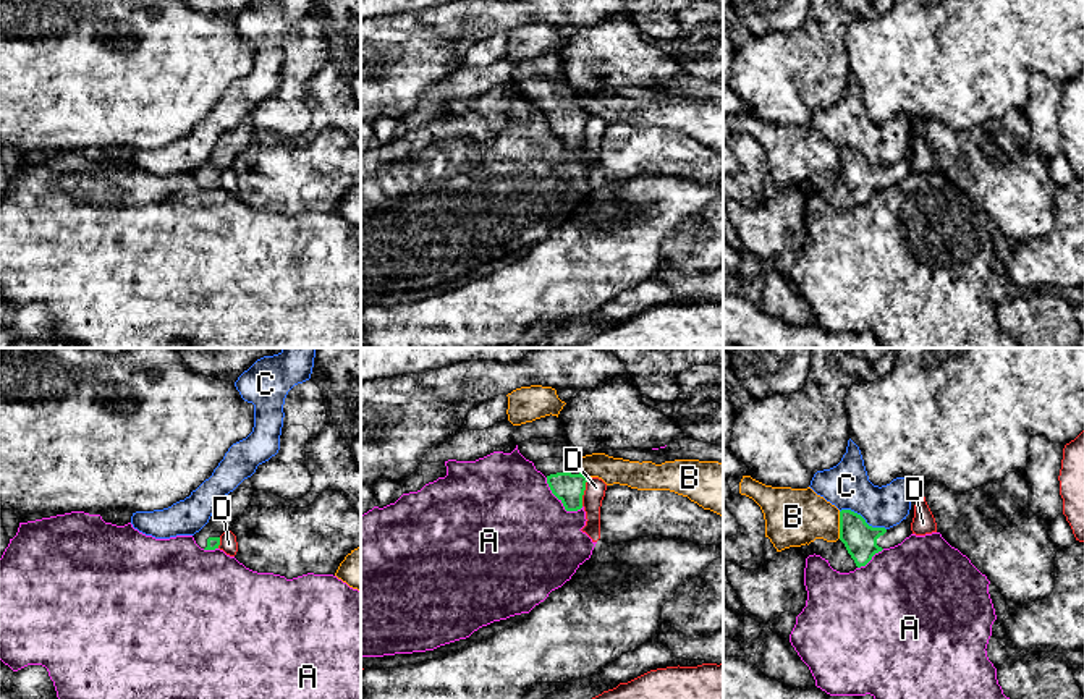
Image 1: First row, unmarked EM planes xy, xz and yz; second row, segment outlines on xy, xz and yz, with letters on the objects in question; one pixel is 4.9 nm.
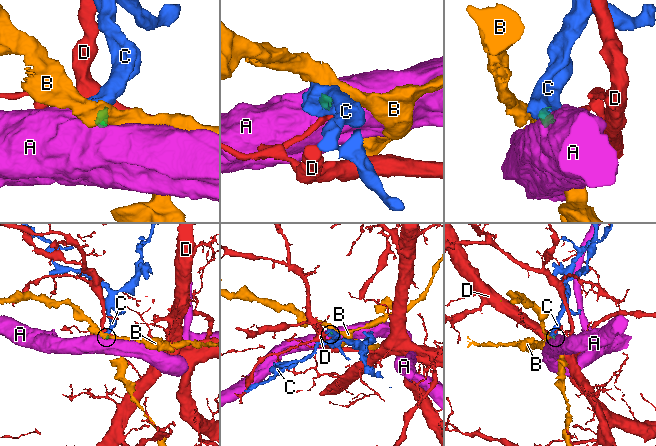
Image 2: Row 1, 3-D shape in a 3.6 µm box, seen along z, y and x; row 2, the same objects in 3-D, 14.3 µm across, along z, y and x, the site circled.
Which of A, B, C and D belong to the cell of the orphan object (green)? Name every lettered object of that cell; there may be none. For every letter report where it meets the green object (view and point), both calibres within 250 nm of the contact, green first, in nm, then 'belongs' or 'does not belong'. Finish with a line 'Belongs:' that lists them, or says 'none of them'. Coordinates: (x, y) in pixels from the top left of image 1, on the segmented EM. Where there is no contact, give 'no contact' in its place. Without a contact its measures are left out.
A: meets green in xz at (562, 502); 150 nm thick on the green side, 480 nm on the other; does not belong
B: meets green in yz at (840, 525); 160 nm thick on the green side, 280 nm on the other; does not belong
C: meets green in yz at (863, 518); 160 nm thick on the green side, 240 nm on the other; does not belong
D: meets green in xz at (583, 492); 150 nm thick on the green side, 100 nm on the other; does not belong
Belongs: none of them

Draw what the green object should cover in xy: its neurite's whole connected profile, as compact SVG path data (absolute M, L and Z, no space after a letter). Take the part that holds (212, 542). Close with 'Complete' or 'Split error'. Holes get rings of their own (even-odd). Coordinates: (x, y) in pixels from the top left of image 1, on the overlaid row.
M251 477L244 479L233 492L222 497L209 523L193 537L204 550L215 550L220 545L220 536L231 531L235 521L251 505L254 487Z. Split error

